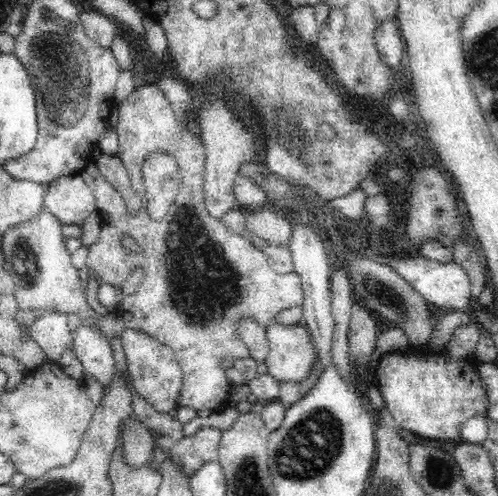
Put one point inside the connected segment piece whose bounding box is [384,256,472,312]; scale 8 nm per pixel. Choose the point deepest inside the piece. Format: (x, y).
(446, 284)

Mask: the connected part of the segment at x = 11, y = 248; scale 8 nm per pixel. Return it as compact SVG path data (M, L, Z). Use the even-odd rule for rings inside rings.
M42 208L42 212L30 220L30 222L22 222L18 226L12 226L10 230L6 230L6 234L2 236L2 250L4 250L4 270L10 274L12 278L12 286L14 286L14 298L16 298L16 304L18 304L18 310L20 312L26 312L26 310L42 310L46 314L66 314L66 316L72 316L76 314L76 318L84 324L86 320L90 320L92 328L96 328L104 338L106 342L112 346L112 342L116 338L122 338L122 332L126 330L126 324L122 320L120 314L98 314L88 302L86 302L86 294L84 294L84 288L82 288L82 280L78 276L78 268L74 268L72 264L72 256L66 252L66 240L62 236L62 224L46 210Z

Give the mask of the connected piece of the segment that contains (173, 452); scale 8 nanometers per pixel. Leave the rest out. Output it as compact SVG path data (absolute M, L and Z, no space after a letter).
M204 426L194 436L176 440L172 448L168 448L166 452L170 460L176 462L182 474L188 476L190 480L194 472L198 472L206 462L220 462L220 450L218 450L220 440L222 440L220 430Z

